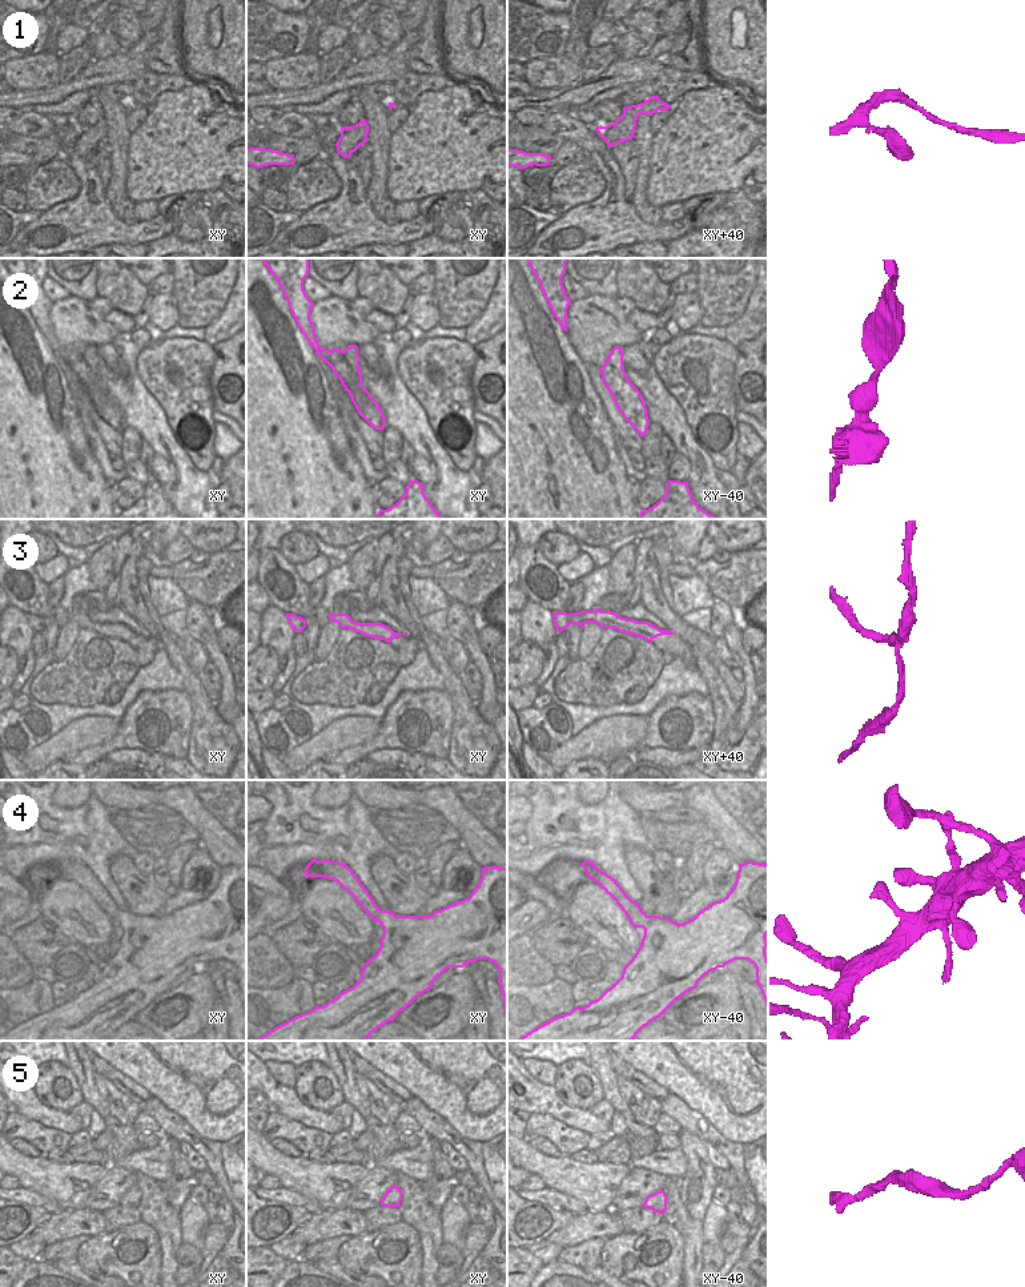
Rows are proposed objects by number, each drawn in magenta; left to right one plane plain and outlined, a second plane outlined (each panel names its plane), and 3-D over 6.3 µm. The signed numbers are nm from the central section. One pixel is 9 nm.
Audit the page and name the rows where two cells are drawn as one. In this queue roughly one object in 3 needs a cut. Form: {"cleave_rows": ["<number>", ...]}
{"cleave_rows": ["3"]}

